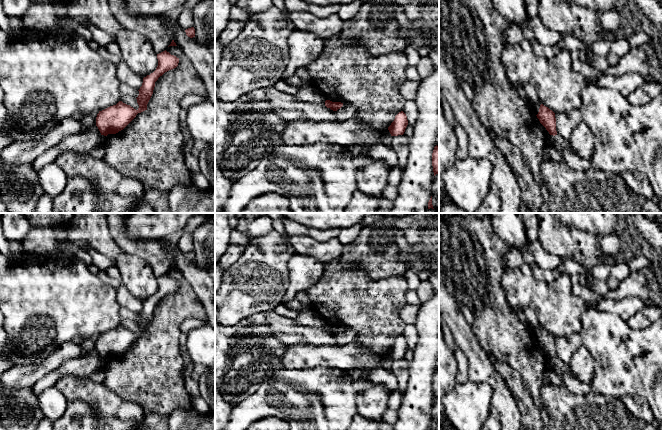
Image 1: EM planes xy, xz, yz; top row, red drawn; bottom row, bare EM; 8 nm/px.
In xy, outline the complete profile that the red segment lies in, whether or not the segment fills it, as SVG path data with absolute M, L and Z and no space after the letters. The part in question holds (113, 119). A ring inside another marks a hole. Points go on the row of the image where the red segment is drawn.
M166 50L157 54L158 66L156 70L143 78L139 95L136 98L139 108L136 110L130 105L119 101L116 105L110 106L99 111L96 117L96 126L101 135L116 134L123 130L138 113L147 110L147 104L153 94L155 82L165 72L172 70L178 66L179 58L171 55Z

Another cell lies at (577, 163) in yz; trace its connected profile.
M549 135L549 143L561 153L562 161L567 163L573 170L588 171L591 169L590 159L584 159L572 153L568 147L568 140L560 135Z

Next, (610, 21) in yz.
M620 5L610 11L597 11L598 24L605 32L616 32L628 25L629 11Z

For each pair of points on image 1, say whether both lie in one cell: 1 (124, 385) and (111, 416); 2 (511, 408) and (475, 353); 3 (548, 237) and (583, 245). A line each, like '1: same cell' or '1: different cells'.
1: different cells
2: same cell
3: same cell

